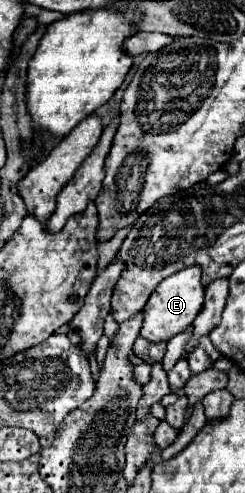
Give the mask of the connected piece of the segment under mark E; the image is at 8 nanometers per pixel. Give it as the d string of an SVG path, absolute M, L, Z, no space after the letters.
M194 264L194 266L188 266L168 278L164 278L156 286L156 290L150 294L150 300L144 306L144 324L142 324L140 336L148 338L150 342L158 342L158 340L168 342L174 334L178 334L186 326L190 326L204 304L204 286L200 282L200 276L202 276L202 270L200 270L200 266Z

